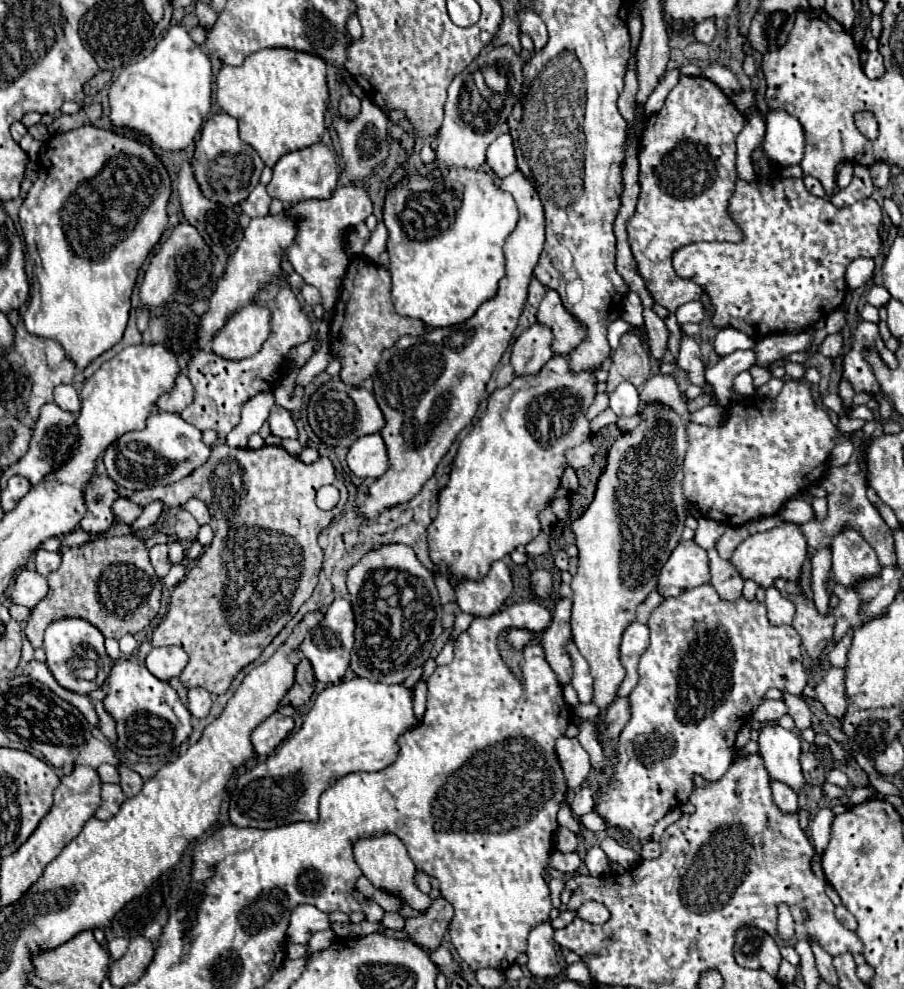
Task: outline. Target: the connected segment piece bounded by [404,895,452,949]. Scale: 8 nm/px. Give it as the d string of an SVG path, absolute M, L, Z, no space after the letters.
M440 895L438 899L432 901L426 913L408 917L404 931L414 939L414 943L428 949L436 949L440 947L450 921L452 921L452 905Z

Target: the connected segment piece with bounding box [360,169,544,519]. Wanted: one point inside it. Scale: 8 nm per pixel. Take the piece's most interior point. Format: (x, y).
(429, 387)

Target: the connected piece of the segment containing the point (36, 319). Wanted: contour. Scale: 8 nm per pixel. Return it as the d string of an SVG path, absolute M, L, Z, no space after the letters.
M82 125L78 129L66 131L66 133L54 133L48 141L46 141L46 149L40 155L40 167L38 167L38 179L34 181L32 189L28 191L22 207L20 207L20 225L24 231L24 241L28 247L28 253L34 261L34 275L36 275L36 285L38 285L38 301L30 301L28 309L24 313L24 325L26 329L36 335L36 337L50 337L62 343L66 355L80 367L84 369L92 359L96 359L98 355L102 355L104 351L108 351L110 347L114 347L126 329L128 323L128 311L130 311L130 295L132 289L136 285L136 277L138 271L142 267L142 263L146 261L148 253L154 249L154 245L160 241L162 233L168 227L168 199L172 193L172 185L170 185L170 175L164 167L164 163L160 161L160 157L152 151L152 147L136 141L134 137L128 135L120 135L114 133L110 129L102 129L96 125Z

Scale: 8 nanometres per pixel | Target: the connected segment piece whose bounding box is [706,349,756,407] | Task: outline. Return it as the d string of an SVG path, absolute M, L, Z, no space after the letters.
M748 349L748 351L734 351L734 353L722 357L718 365L706 369L706 379L708 379L708 383L714 385L714 393L722 407L730 407L732 403L736 403L736 401L732 401L734 377L738 373L750 369L752 365L756 365L756 355L752 349Z

